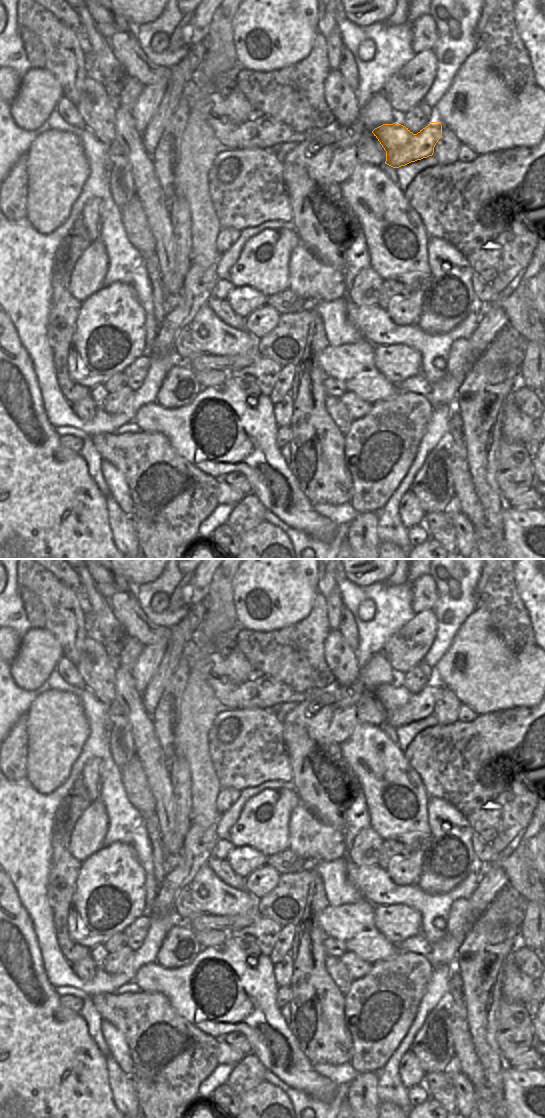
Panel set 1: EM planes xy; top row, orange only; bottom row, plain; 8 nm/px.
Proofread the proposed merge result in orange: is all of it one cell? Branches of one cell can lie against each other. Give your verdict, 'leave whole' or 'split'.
leave whole

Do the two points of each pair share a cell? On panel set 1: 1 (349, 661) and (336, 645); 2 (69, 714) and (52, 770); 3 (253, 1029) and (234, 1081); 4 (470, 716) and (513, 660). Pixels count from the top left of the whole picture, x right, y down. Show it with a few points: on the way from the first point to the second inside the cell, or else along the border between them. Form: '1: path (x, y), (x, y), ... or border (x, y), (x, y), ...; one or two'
1: path (345, 657), (337, 649); one
2: path (57, 728), (52, 756); one
3: border (252, 1053), (266, 1069); two
4: border (462, 703), (471, 707), (479, 714); two

